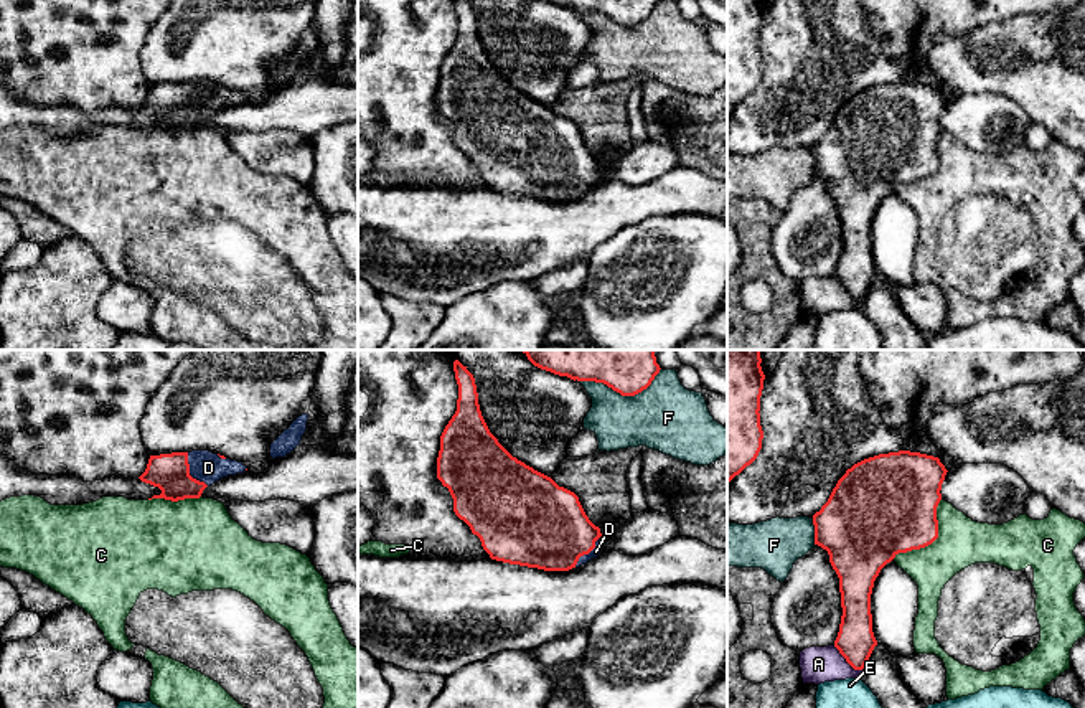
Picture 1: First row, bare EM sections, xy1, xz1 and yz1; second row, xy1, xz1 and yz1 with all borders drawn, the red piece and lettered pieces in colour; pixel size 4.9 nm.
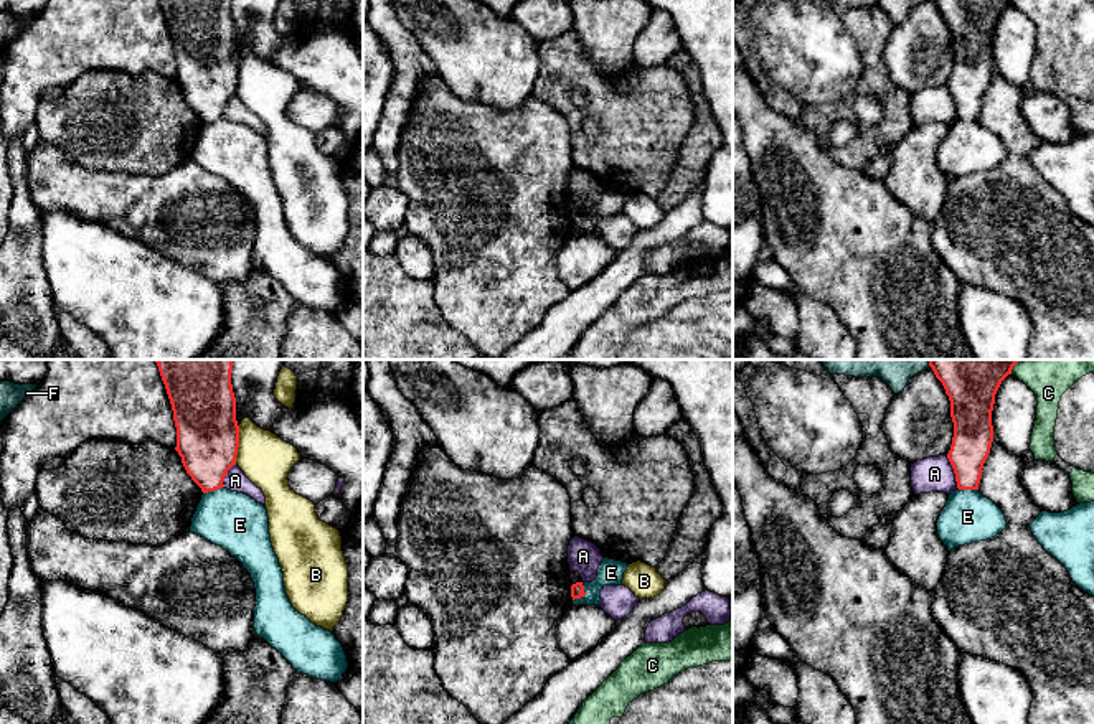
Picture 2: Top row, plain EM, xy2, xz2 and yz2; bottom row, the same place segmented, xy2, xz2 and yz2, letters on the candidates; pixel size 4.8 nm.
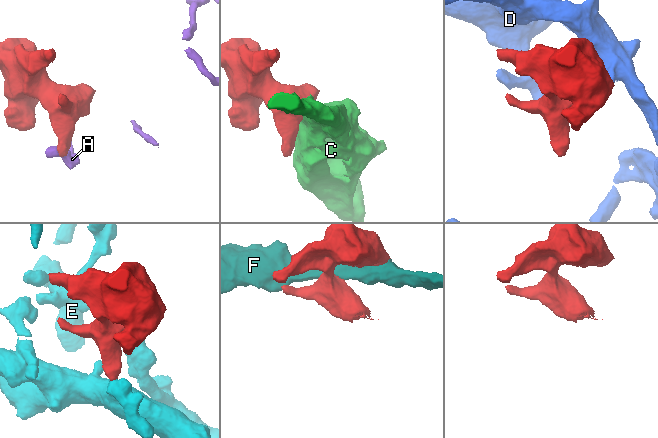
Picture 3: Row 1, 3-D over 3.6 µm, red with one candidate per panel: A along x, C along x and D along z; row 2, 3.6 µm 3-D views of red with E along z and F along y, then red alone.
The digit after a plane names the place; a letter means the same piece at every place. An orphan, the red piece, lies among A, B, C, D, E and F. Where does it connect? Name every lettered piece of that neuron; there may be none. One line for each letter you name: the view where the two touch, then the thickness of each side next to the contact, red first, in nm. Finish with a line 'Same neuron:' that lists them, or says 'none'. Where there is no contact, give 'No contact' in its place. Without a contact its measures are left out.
D: Touches red in xy1. Thickness 190 nm (red) against 150 nm
Same neuron: D

